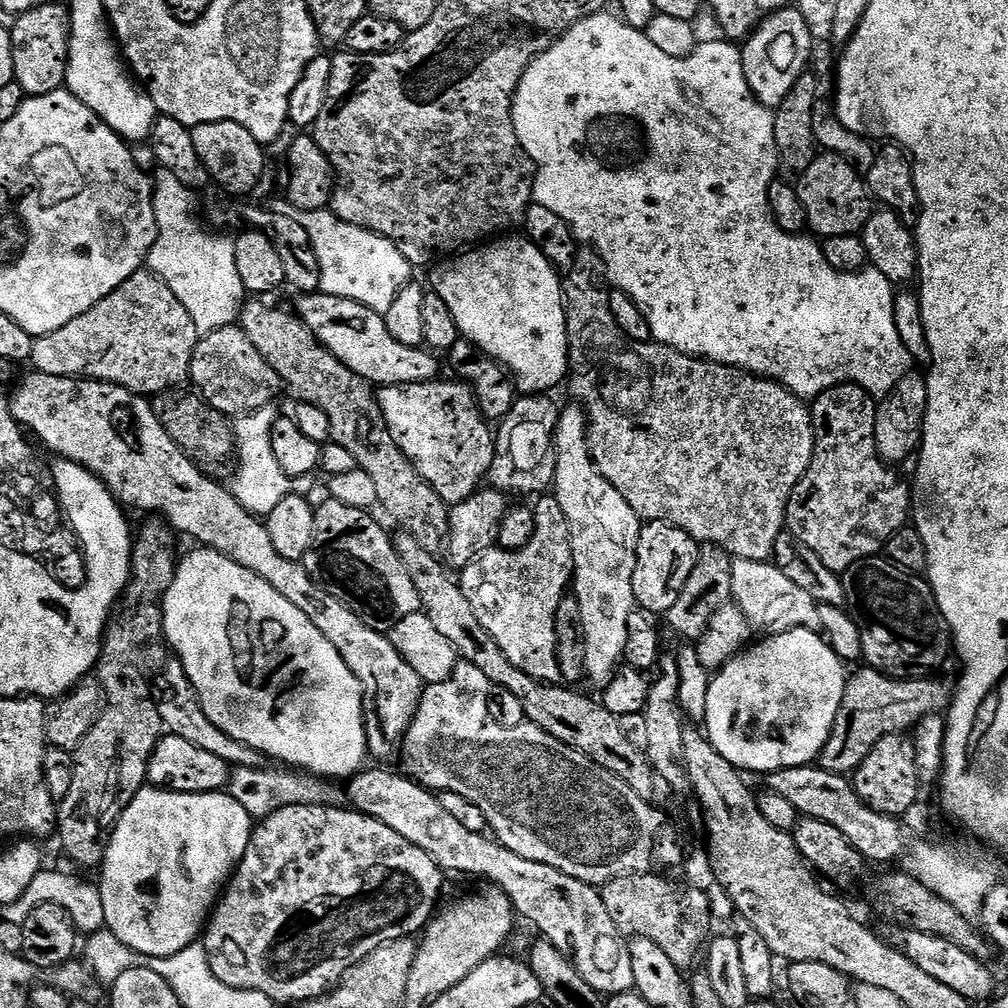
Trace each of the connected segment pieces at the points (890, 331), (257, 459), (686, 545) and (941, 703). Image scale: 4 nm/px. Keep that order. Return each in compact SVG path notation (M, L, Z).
M607 11L598 12L595 16L587 16L584 20L579 20L574 27L566 30L559 40L552 43L541 56L530 62L530 66L522 74L520 85L512 99L514 130L518 134L518 142L524 148L524 153L528 155L528 159L534 165L532 195L535 203L546 206L546 210L554 210L554 214L558 214L558 218L562 218L562 222L566 222L570 226L570 230L576 235L576 239L581 245L591 248L592 251L600 255L606 269L609 285L613 289L625 292L639 306L642 314L646 314L646 322L650 322L652 340L665 349L671 350L673 348L676 351L673 353L680 356L691 356L697 360L713 360L716 364L740 368L743 372L752 372L756 376L763 376L765 380L777 380L780 384L788 387L795 396L799 396L808 402L815 401L816 397L821 396L823 392L831 388L837 388L840 384L862 386L873 398L888 396L898 386L898 382L902 382L902 378L908 375L914 364L912 355L908 353L906 346L902 346L898 326L894 326L894 302L897 298L894 285L888 281L886 274L882 274L877 268L871 266L865 266L860 272L839 272L834 270L834 266L830 266L830 262L826 262L823 247L819 243L804 244L803 239L805 237L803 235L787 232L776 225L776 220L772 216L772 211L768 205L768 191L772 181L777 179L778 176L776 139L774 138L774 112L773 109L764 107L754 98L754 94L746 82L746 74L742 70L741 49L735 43L719 38L720 40L708 40L705 44L704 41L697 43L696 49L689 56L670 58L670 54L658 50L658 46L654 46L654 42L650 42L650 38L641 29L631 28L630 25L624 23L619 15L608 15Z
M268 404L260 408L257 412L250 412L246 416L241 416L235 421L234 431L236 433L236 456L240 469L236 472L236 477L230 483L230 491L236 497L236 501L243 506L246 511L254 516L267 518L270 510L282 502L282 498L293 494L311 493L312 480L307 476L290 477L278 466L278 458L274 458L274 446L270 442L270 433L274 422L278 418L277 405Z
M661 520L647 521L640 529L634 566L632 585L636 604L649 614L668 613L670 606L678 602L678 594L686 586L686 578L690 578L699 557L700 544L686 530Z
M860 666L856 673L847 677L842 706L826 746L818 757L818 767L830 774L848 776L882 742L882 738L907 733L929 712L943 713L951 708L954 695L953 681L916 680L920 678L897 678L879 672L877 668Z

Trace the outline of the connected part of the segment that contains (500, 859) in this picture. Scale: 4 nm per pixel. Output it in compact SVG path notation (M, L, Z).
M370 768L362 770L349 779L346 786L347 801L349 805L359 812L366 813L367 816L372 816L376 820L382 822L390 829L395 830L406 838L408 842L413 842L414 845L418 846L419 849L425 850L429 853L439 867L448 874L451 872L466 872L470 876L485 876L485 881L491 882L495 887L500 888L501 891L507 894L510 902L515 908L515 915L522 918L525 916L534 927L540 931L539 935L545 940L549 940L550 943L558 949L564 956L571 959L572 963L575 964L578 974L582 979L587 982L592 989L601 994L607 994L608 996L617 996L619 992L630 992L636 987L634 982L634 966L630 963L630 950L628 949L628 940L618 930L618 926L614 926L614 918L610 918L610 910L606 910L606 902L602 902L599 891L593 885L587 884L586 882L578 882L578 878L570 878L570 874L562 874L562 870L554 870L554 866L546 866L542 862L530 862L530 858L522 858L518 854L514 854L510 849L504 847L503 844L497 842L495 839L489 838L487 835L475 832L474 830L466 830L466 826L462 826L451 814L447 813L443 809L439 797L423 785L416 783L411 777L405 776L406 778L388 770L370 770Z

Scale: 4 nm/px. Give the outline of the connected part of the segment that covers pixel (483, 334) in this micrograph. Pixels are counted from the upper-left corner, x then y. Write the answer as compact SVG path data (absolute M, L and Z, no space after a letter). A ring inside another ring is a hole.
M500 238L495 242L484 242L479 246L473 247L471 250L465 250L459 254L453 255L451 258L444 258L439 261L431 269L432 284L431 291L438 294L438 298L442 298L442 302L446 302L446 306L450 306L450 314L454 314L454 322L458 322L458 330L461 337L468 340L472 344L477 344L487 356L493 356L497 362L504 365L509 373L516 381L517 389L524 394L548 394L556 388L560 383L565 383L568 371L568 327L566 326L566 314L564 309L566 301L564 299L564 290L562 287L561 277L553 268L550 261L542 254L542 250L538 250L538 246L534 246L532 241L527 238L519 238L520 240L508 240L512 238Z

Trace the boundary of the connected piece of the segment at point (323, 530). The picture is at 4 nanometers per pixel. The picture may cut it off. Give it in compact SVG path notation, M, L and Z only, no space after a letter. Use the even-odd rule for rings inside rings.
M331 498L325 501L316 508L316 543L304 555L304 569L338 602L354 610L366 626L386 634L402 618L421 611L418 590L414 590L414 582L410 582L410 574L398 558L390 532L372 517L371 511L363 512Z

